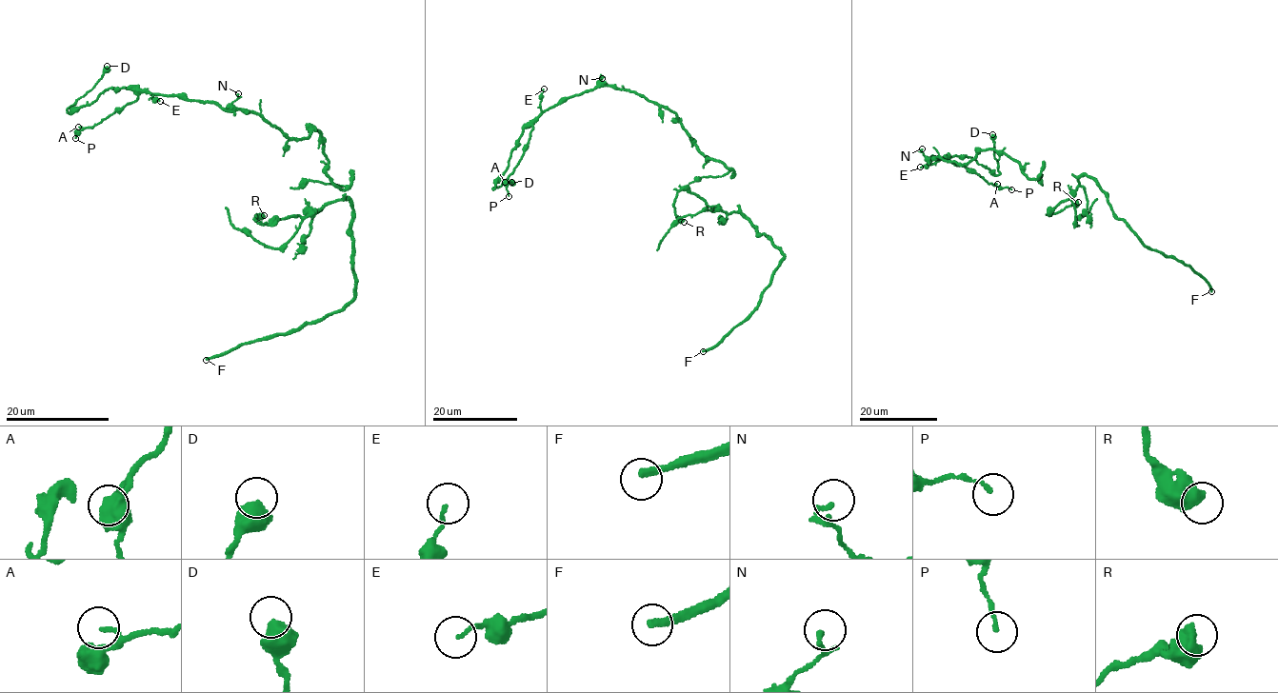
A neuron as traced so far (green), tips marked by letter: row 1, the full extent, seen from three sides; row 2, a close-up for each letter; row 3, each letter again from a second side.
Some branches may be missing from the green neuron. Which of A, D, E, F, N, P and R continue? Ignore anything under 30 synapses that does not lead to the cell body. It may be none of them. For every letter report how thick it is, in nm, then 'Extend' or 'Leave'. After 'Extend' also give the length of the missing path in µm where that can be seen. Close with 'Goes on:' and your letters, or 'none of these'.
A: Thickness 120 nm. Leave
D: Thickness 650 nm. Leave
E: Thickness 110 nm. Leave
F: Thickness 260 nm. Extend. Missing length about 140 µm
N: Thickness 150 nm. Leave
P: Thickness 100 nm. Leave
R: Thickness 650 nm. Leave
Goes on: F

